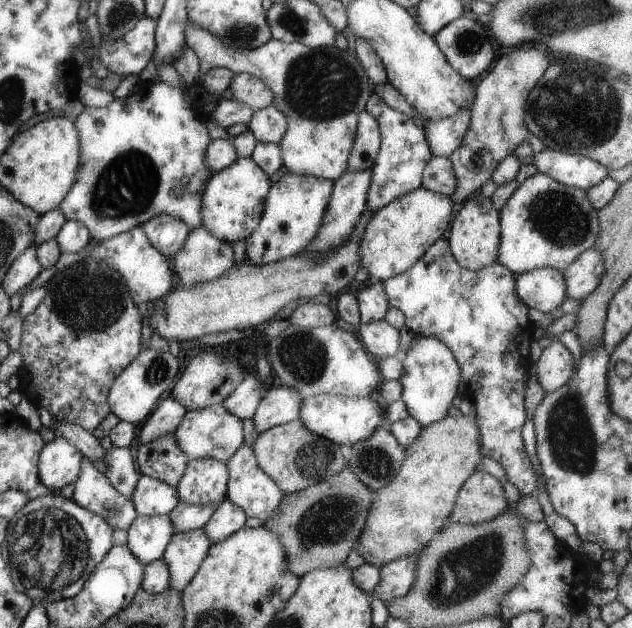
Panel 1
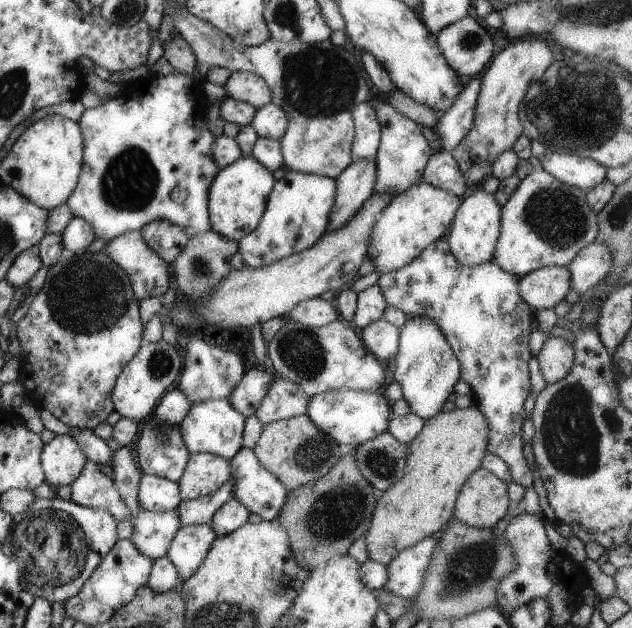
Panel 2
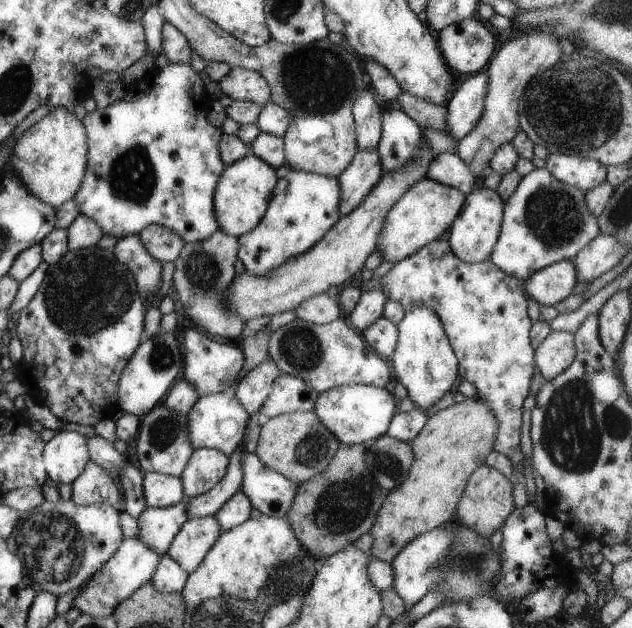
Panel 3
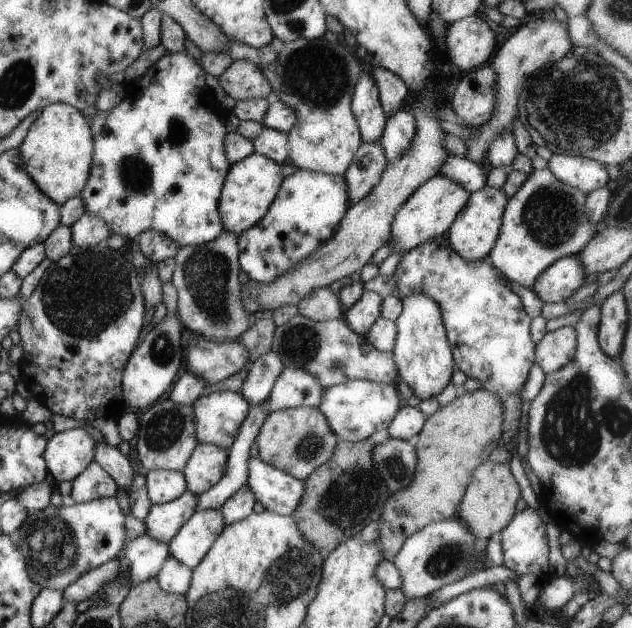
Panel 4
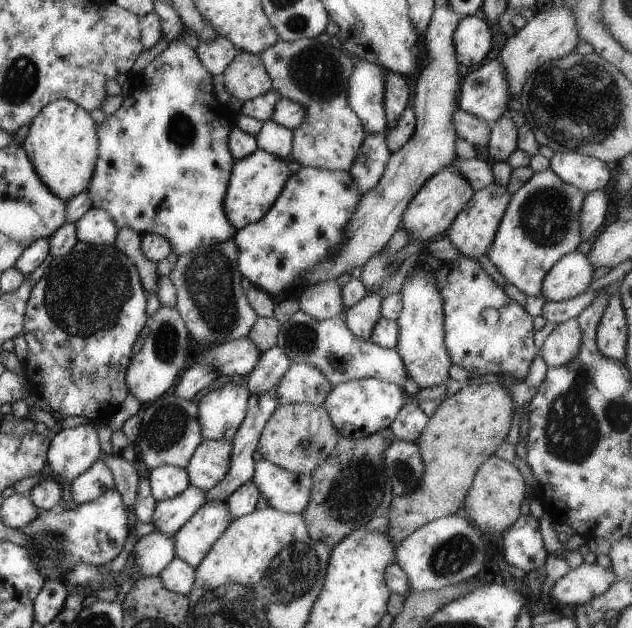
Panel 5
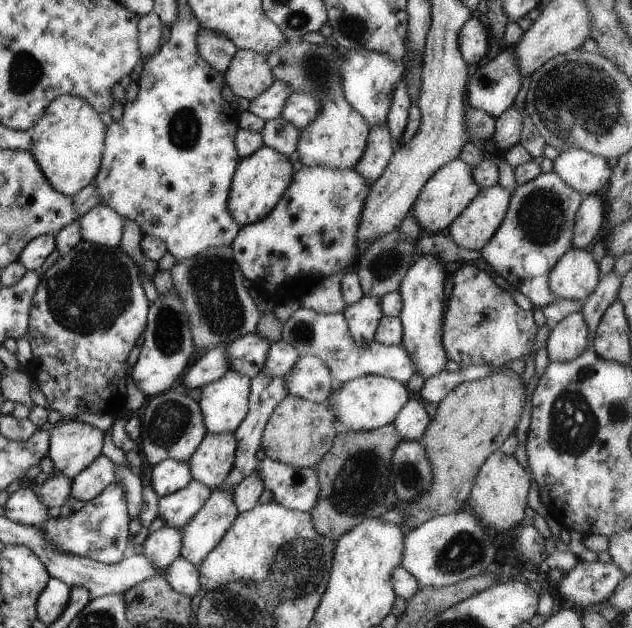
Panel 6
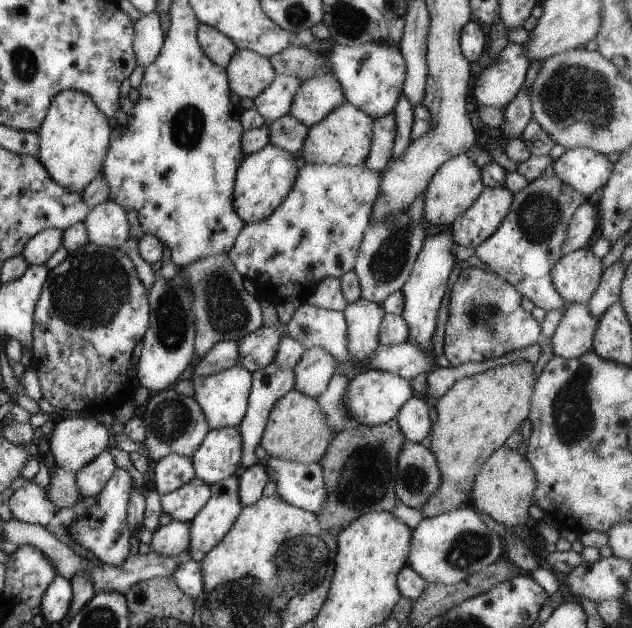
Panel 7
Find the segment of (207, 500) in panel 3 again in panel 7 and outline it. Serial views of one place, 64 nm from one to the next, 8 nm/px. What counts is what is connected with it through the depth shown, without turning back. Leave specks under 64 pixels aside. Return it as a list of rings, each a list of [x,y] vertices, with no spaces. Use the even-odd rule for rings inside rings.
[[[272,362],[266,365],[264,368],[253,372],[253,383],[251,386],[249,405],[238,428],[239,434],[241,435],[241,463],[236,469],[234,476],[240,478],[241,474],[252,465],[260,462],[256,458],[256,448],[261,444],[261,438],[270,416],[270,411],[274,408],[279,398],[282,398],[285,394],[288,394],[293,389],[295,383],[295,374],[292,369],[284,369],[278,367],[276,363]]]

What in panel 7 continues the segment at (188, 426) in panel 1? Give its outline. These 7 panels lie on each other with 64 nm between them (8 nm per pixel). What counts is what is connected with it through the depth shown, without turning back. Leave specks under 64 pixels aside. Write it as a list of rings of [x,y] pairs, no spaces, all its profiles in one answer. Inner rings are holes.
[[[234,365],[219,373],[194,379],[195,399],[206,415],[209,427],[219,429],[224,427],[238,427],[249,405],[249,396],[253,383],[253,374],[241,365]]]

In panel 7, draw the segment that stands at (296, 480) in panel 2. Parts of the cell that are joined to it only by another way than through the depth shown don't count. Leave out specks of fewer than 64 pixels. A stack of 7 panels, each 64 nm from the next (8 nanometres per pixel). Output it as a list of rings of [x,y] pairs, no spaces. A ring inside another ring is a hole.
[[[293,388],[279,398],[270,411],[261,446],[271,457],[304,464],[318,463],[330,446],[334,434],[327,423],[326,413],[320,408],[317,400]]]

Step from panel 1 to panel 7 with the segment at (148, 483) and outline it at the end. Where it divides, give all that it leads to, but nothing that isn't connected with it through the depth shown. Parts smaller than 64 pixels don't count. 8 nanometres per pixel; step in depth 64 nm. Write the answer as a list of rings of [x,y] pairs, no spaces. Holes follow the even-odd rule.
[[[168,453],[154,466],[155,489],[166,494],[184,486],[195,477],[194,465],[191,458]]]

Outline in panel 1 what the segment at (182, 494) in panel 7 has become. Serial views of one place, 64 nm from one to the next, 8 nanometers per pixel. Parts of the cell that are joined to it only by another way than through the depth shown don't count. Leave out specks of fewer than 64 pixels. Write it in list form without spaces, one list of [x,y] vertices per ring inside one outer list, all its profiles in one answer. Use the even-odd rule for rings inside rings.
[[[138,515],[127,533],[127,547],[145,565],[161,559],[174,536],[173,524],[168,515]]]

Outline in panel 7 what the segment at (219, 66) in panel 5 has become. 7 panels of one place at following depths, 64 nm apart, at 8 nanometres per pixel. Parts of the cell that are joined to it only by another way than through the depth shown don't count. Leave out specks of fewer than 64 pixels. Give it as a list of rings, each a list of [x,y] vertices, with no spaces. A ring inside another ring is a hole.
[[[200,23],[200,26],[197,28],[197,39],[203,53],[215,65],[225,69],[230,64],[234,51],[238,49],[231,38],[218,32],[217,28],[204,23]]]

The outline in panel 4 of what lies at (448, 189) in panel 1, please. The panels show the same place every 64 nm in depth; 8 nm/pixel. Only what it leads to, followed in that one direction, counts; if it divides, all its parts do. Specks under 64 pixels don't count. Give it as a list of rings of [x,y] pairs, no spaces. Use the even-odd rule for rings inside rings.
[[[449,154],[440,165],[439,174],[463,186],[468,192],[486,185],[488,174],[484,174],[482,164],[472,162],[468,157]]]

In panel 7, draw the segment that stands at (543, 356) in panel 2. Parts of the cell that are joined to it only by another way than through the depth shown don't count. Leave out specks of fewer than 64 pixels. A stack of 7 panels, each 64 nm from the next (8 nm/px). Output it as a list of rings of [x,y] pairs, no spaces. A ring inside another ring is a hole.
[[[571,303],[563,312],[554,334],[551,336],[553,354],[562,358],[578,358],[593,348],[593,336],[598,319],[587,304]]]

